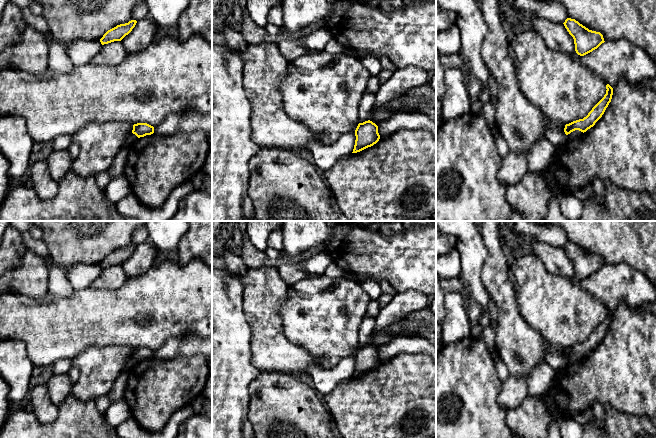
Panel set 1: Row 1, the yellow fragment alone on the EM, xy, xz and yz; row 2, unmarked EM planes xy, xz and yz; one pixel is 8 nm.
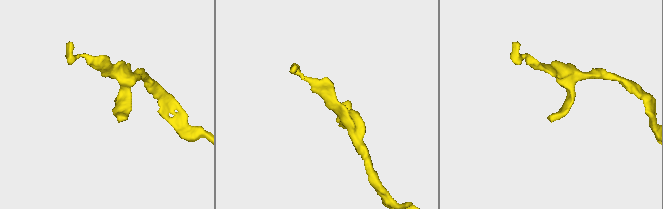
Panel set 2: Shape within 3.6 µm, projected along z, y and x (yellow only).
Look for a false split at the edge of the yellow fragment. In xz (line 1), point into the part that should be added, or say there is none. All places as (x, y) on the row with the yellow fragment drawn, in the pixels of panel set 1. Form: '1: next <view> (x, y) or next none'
1: next none

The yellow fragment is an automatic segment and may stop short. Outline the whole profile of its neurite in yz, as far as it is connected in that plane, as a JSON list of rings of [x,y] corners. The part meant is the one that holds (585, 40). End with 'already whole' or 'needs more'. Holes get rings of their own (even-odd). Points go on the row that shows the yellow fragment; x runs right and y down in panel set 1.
[[[567,18],[563,24],[573,37],[575,51],[580,56],[592,52],[605,42],[600,32],[589,30],[575,19]]] | already whole

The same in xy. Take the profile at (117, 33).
[[[131,20],[128,23],[117,25],[116,27],[108,30],[100,39],[101,44],[104,45],[114,41],[121,41],[132,31],[136,23],[136,20]]] | already whole

